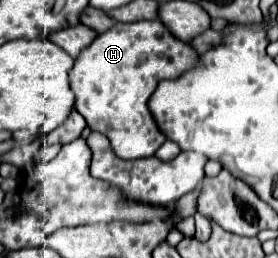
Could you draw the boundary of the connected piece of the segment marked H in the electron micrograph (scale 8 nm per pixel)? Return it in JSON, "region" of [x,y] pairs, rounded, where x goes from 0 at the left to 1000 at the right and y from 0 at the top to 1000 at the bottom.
{"region":[[[504,78],[475,93],[410,93],[388,124],[353,132],[324,178],[309,178],[266,233],[266,256],[252,264],[245,310],[252,341],[266,349],[273,395],[266,419],[309,457],[317,488],[345,512],[374,512],[388,527],[417,605],[446,620],[554,605],[554,589],[590,550],[590,519],[568,512],[561,473],[547,465],[547,442],[532,434],[532,380],[540,357],[561,349],[561,326],[576,310],[633,302],[655,279],[669,279],[683,256],[698,256],[712,233],[712,209],[683,171],[619,147],[619,132],[576,93],[576,78]]]}

